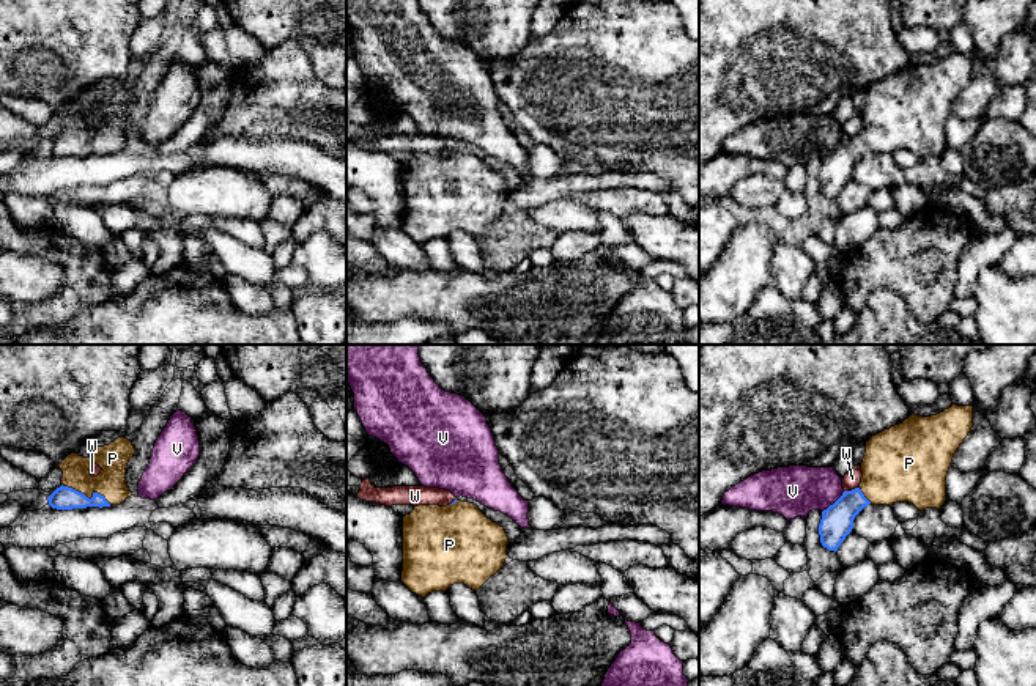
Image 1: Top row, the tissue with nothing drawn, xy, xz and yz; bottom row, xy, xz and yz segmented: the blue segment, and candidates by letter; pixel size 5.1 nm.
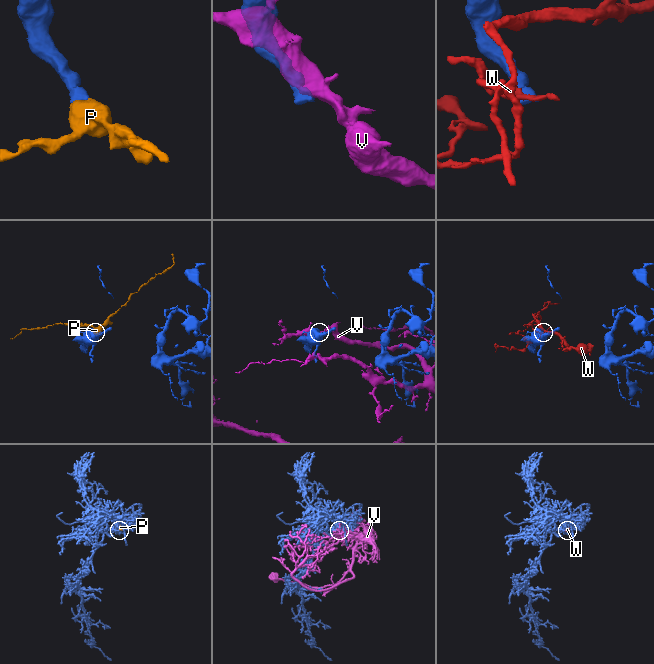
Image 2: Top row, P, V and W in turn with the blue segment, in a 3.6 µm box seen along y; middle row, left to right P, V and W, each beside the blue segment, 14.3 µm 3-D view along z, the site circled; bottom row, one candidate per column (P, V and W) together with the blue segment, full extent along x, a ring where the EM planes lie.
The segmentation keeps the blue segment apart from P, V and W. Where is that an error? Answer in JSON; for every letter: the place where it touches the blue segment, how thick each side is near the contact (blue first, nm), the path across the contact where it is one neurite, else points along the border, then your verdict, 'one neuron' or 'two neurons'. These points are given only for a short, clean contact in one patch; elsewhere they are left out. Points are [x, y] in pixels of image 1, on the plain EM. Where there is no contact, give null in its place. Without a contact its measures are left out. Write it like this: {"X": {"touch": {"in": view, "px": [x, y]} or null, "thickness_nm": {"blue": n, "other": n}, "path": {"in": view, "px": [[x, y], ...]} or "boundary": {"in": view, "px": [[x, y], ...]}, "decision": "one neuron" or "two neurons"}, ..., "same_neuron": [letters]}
{"P": {"touch": {"in": "xy", "px": [85, 143]}, "thickness_nm": {"blue": 120, "other": 150}, "path": {"in": "xy", "px": [[63, 145], [85, 143], [112, 118], [112, 106]]}, "decision": "one neuron"}, "V": {"touch": {"in": "yz", "px": [835, 150]}, "thickness_nm": {"blue": 170, "other": 260}, "decision": "two neurons"}, "W": {"touch": {"in": "yz", "px": [852, 137]}, "thickness_nm": {"blue": 170, "other": 90}, "decision": "two neurons"}, "same_neuron": ["P"]}

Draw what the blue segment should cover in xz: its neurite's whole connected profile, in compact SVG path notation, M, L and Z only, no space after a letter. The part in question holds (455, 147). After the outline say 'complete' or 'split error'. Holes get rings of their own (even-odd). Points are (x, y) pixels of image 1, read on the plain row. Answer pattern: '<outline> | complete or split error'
M455 146L447 154L414 154L403 164L401 230L422 245L431 239L446 239L453 231L464 231L477 239L504 214L507 190L504 175L488 167L474 151Z | split error

